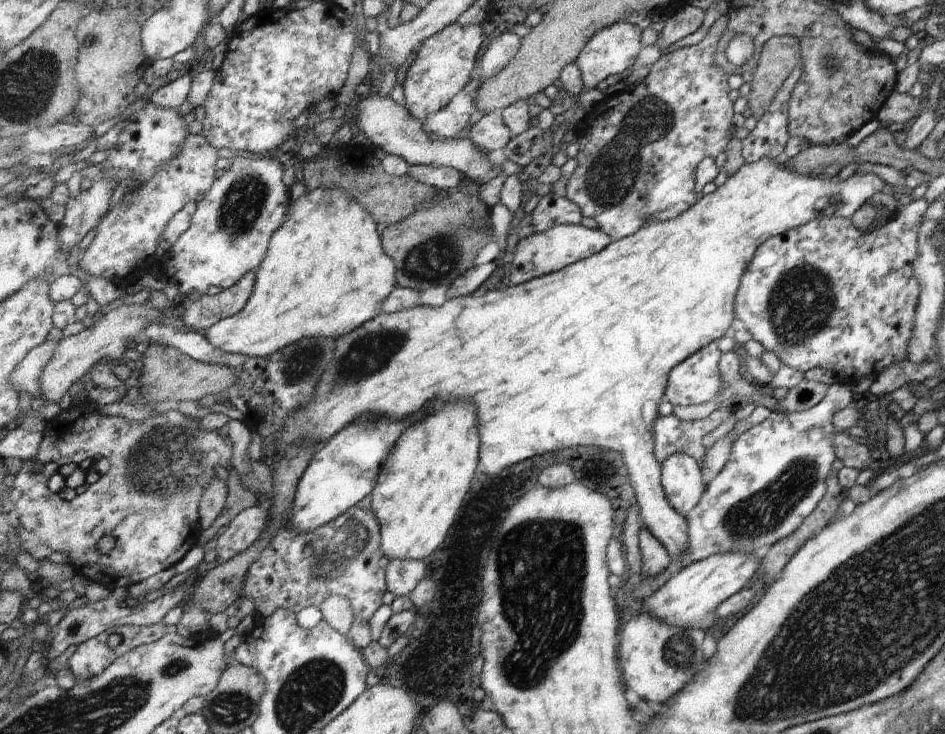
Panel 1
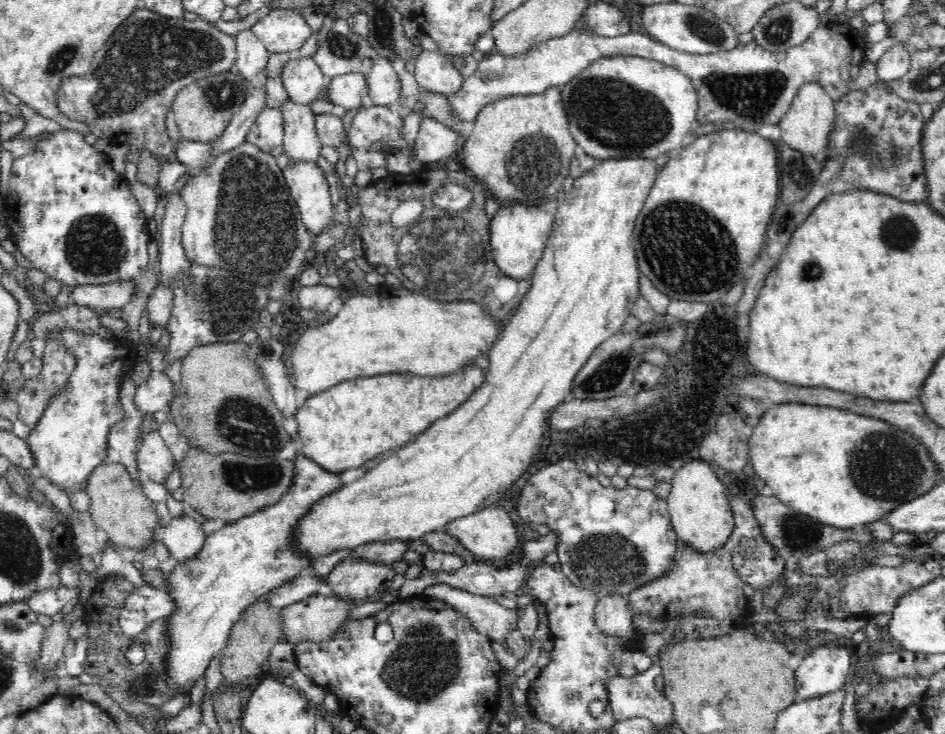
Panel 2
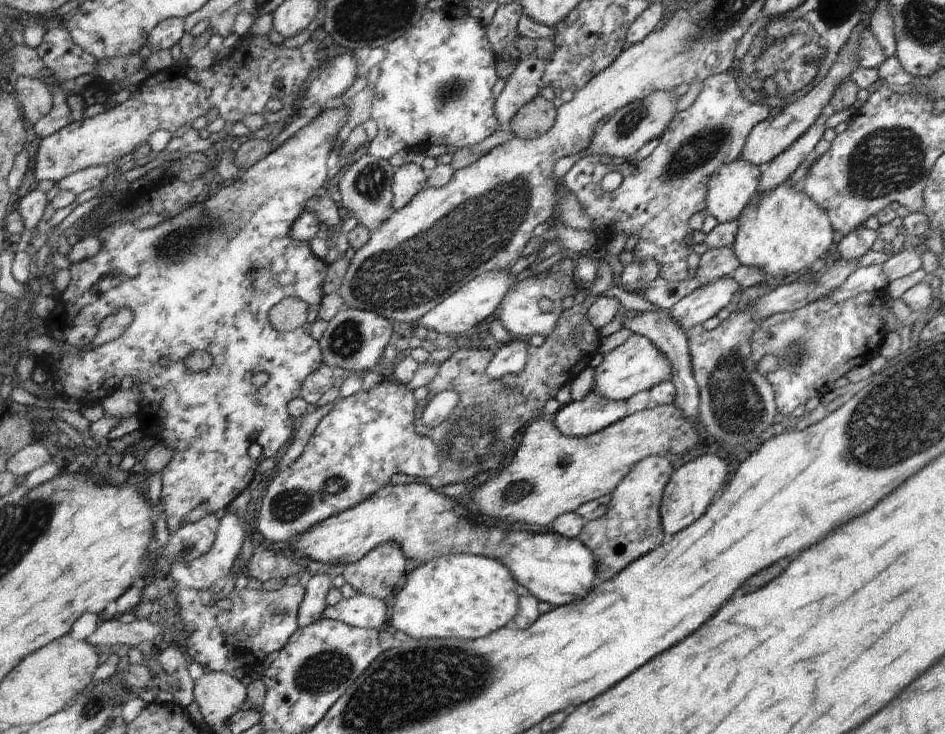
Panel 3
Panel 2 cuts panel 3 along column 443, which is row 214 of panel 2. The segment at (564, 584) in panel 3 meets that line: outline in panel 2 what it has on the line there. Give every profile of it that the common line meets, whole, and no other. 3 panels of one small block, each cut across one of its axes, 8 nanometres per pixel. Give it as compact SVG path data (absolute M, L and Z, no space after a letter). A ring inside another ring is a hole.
M559 199L519 204L498 209L488 229L491 256L498 268L516 280L530 278L536 264L542 258L557 215Z

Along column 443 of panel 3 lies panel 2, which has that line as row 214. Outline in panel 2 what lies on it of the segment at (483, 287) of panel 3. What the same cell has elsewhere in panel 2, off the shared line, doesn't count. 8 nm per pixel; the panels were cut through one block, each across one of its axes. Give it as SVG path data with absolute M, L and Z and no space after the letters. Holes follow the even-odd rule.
M298 161L290 163L283 175L298 204L302 222L314 236L319 236L331 223L334 214L325 172L316 161Z

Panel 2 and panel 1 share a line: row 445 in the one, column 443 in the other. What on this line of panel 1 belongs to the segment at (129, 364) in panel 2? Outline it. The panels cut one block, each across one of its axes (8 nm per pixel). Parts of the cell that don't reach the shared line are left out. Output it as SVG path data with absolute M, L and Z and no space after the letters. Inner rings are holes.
M455 23L423 42L416 59L411 66L406 66L401 75L406 106L411 110L413 117L427 118L429 114L449 106L449 102L477 73L477 56L485 44L485 37L487 36L481 24L461 26Z

